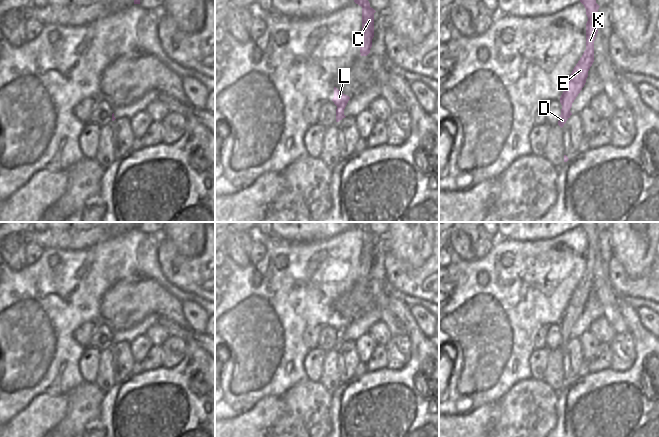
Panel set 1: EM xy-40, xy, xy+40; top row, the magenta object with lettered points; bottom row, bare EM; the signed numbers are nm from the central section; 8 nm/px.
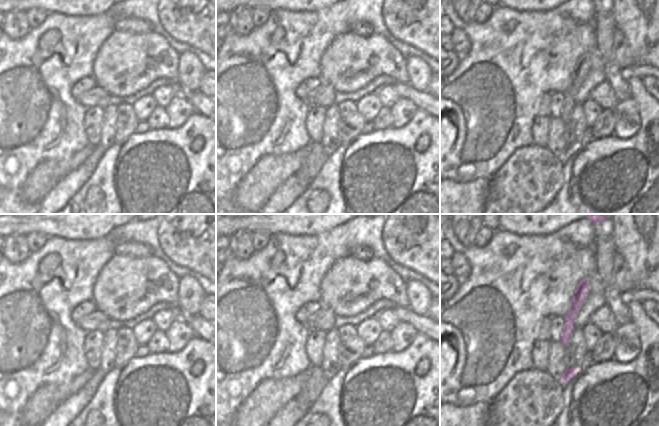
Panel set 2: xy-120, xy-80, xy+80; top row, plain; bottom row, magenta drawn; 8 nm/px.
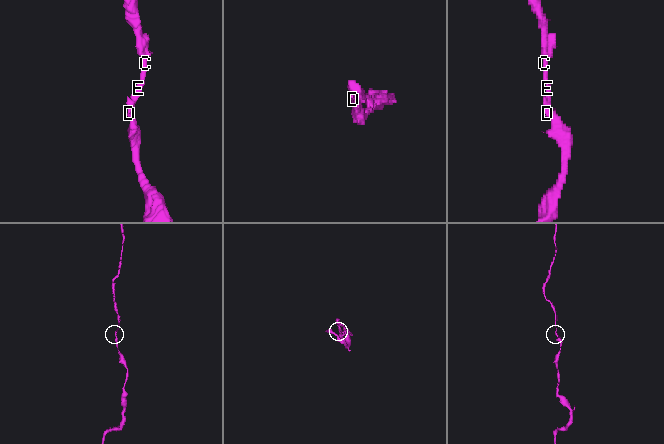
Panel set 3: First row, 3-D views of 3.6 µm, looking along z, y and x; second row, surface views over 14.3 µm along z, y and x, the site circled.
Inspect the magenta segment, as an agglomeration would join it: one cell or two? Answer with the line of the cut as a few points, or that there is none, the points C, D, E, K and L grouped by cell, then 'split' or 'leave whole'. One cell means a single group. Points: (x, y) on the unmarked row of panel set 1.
no cut | C D E K L | leave whole

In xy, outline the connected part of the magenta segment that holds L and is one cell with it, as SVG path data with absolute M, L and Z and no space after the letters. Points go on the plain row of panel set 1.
M334 311L334 321L332 325L337 330L336 333L336 346L339 346L346 340L344 339L344 333L349 325L350 321L343 318L340 314Z

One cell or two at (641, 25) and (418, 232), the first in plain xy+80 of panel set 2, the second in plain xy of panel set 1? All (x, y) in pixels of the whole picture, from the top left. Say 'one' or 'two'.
one

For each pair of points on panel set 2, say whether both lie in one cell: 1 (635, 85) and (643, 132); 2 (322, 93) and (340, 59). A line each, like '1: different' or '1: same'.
1: same
2: different

